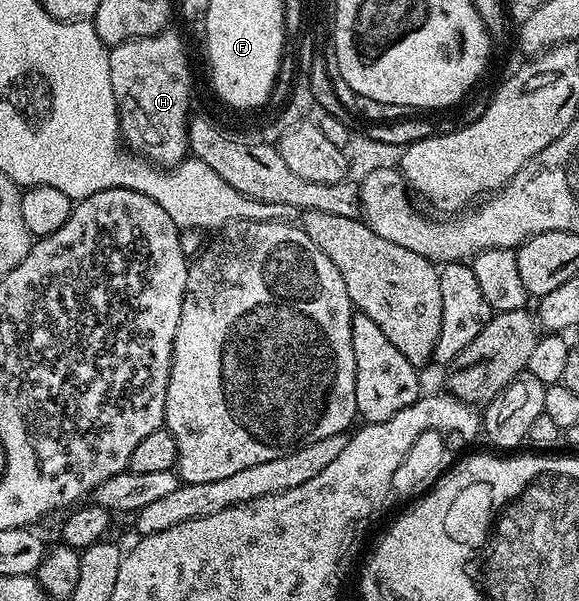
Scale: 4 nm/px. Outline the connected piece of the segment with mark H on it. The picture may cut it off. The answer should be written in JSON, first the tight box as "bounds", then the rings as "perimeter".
{"bounds":[109,29,192,169],"perimeter":[[[165,29],[150,37],[128,39],[115,44],[109,50],[110,85],[114,89],[116,108],[120,114],[120,134],[127,150],[143,155],[150,163],[171,169],[189,154],[188,149],[188,98],[192,95],[192,71],[188,68],[188,51],[184,43],[172,32]]]}

